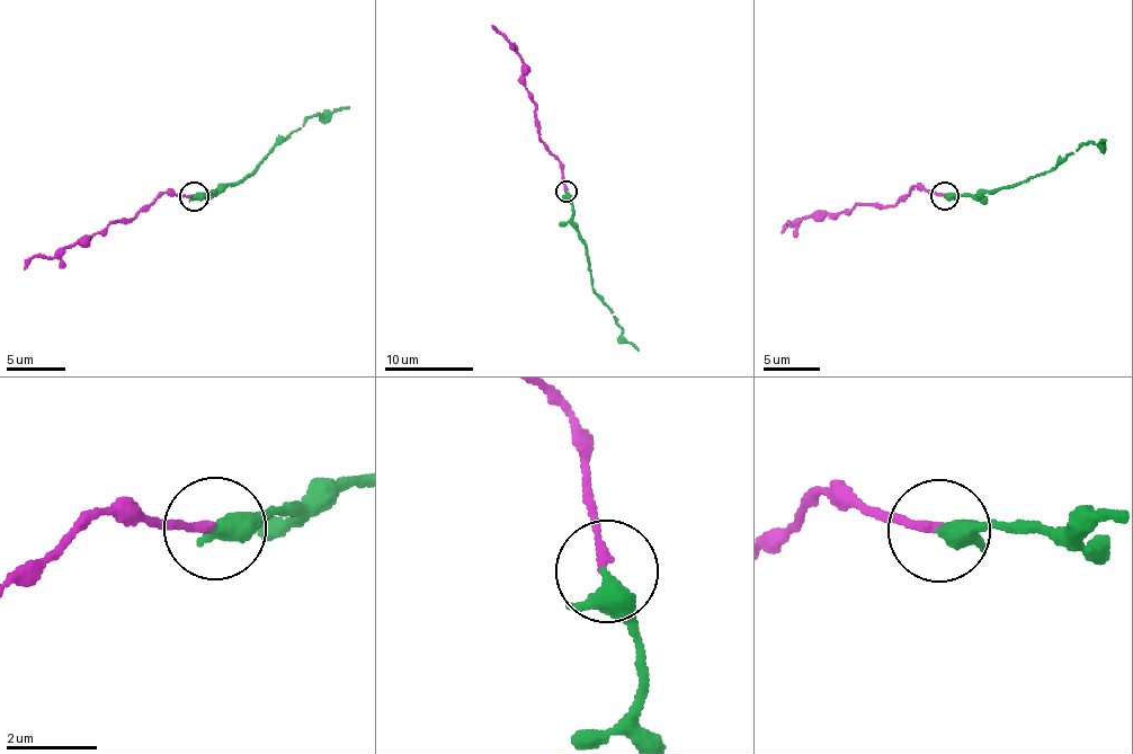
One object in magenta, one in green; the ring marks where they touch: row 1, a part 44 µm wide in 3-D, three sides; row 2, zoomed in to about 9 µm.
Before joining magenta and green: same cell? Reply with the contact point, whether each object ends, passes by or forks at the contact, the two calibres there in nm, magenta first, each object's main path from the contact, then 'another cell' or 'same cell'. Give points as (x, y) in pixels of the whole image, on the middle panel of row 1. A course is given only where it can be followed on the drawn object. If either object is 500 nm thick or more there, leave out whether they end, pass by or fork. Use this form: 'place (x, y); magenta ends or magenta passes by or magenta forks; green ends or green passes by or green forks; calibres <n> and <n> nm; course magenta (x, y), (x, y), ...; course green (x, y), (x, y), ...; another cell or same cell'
place (567, 192); magenta ends; green ends; calibres 180 and 480 nm; course magenta (567, 189), (559, 158), (540, 136), (535, 101), (523, 85), (523, 63), (517, 47), (491, 26); course green (567, 192), (571, 224), (585, 245), (595, 293), (619, 327), (622, 336), (638, 349); same cell

